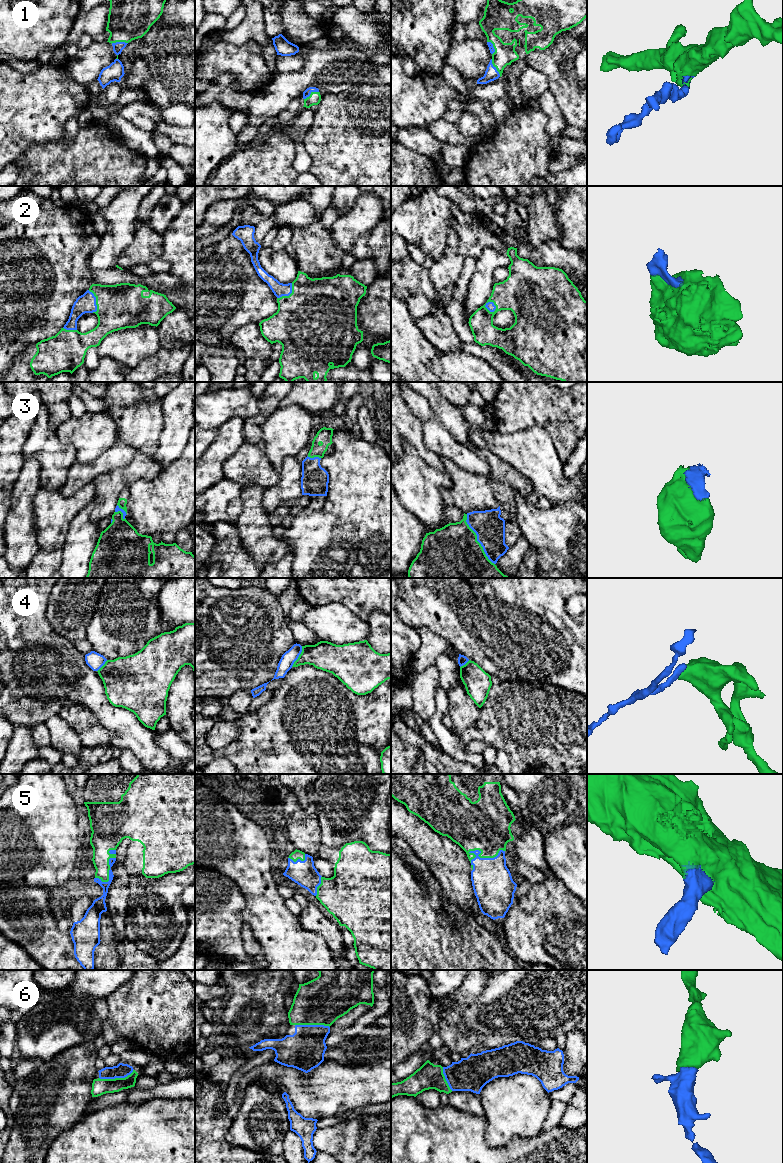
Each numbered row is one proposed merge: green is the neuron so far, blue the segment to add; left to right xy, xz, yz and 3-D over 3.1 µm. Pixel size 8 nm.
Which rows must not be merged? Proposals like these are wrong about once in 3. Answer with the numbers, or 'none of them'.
4

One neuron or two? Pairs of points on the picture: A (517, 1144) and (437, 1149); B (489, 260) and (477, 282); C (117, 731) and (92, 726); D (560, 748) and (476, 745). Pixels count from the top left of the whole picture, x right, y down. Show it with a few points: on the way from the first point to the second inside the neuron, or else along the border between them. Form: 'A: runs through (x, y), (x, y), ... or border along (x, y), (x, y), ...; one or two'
A: runs through (497, 1152), (457, 1152); one
B: runs through (485, 265), (482, 277); one
C: border along (91, 710), (107, 732), (109, 741); two
D: border along (488, 745), (482, 741), (470, 740), (464, 746); two

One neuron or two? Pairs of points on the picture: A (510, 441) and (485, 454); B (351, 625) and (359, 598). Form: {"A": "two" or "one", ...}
{"A": "two", "B": "two"}

